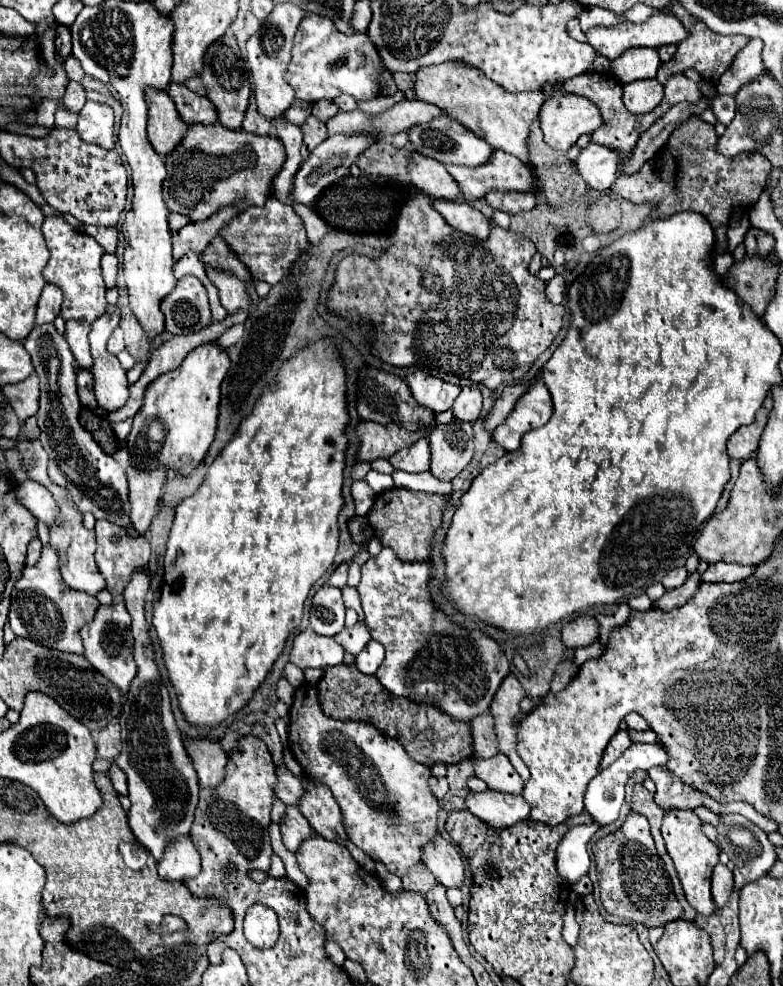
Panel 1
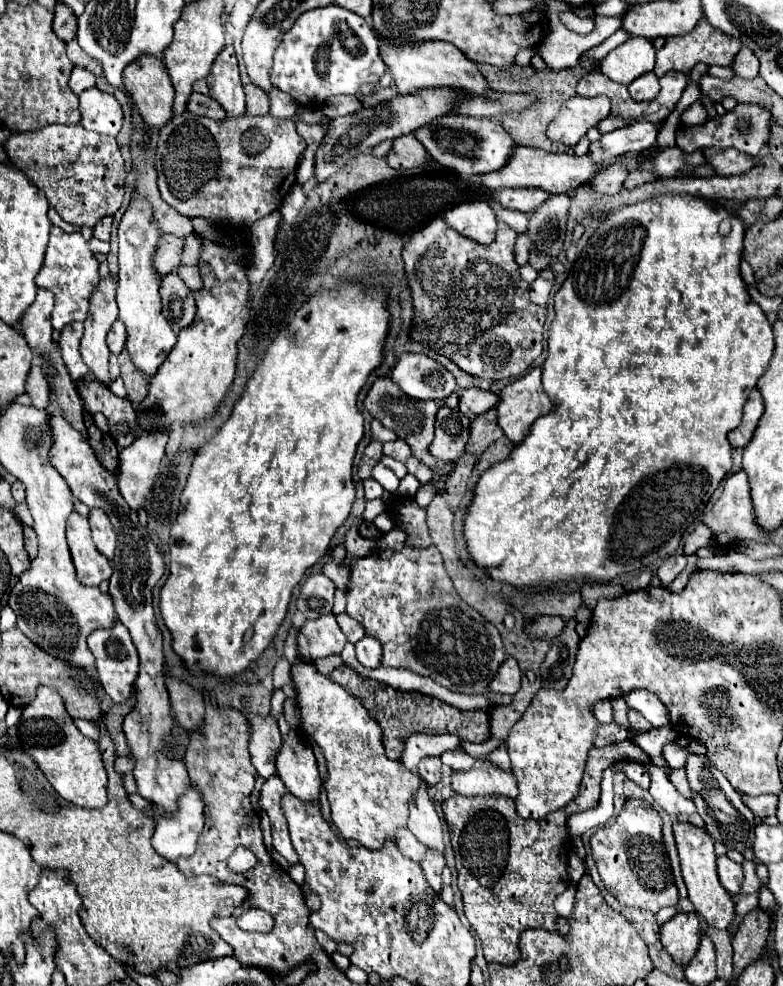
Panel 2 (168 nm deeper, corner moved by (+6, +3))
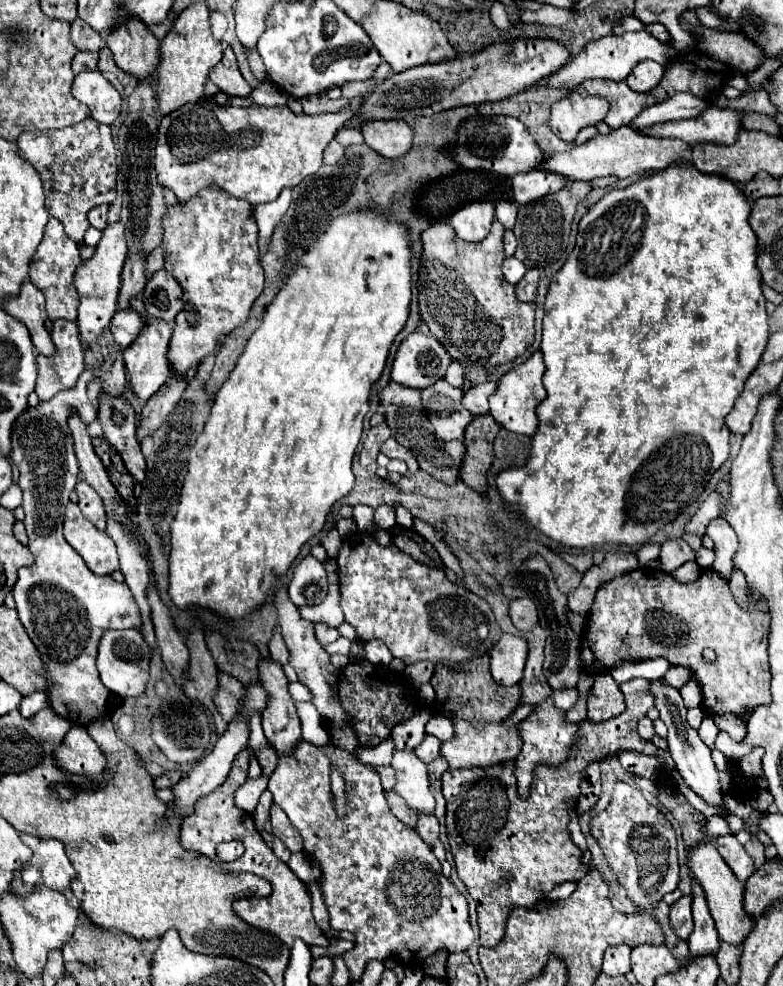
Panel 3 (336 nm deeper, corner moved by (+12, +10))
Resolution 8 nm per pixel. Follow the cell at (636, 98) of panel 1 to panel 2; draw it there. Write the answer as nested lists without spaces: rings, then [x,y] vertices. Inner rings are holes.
[[[647,72],[629,84],[629,94],[637,102],[649,102],[659,94],[659,80],[655,72]]]

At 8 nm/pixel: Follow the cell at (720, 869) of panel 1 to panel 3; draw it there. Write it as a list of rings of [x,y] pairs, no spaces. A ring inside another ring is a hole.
[[[723,835],[715,843],[717,843],[721,857],[727,861],[727,865],[737,875],[737,879],[747,881],[753,875],[755,867],[753,867],[753,859],[745,851],[745,847],[737,841],[737,837],[735,835]]]

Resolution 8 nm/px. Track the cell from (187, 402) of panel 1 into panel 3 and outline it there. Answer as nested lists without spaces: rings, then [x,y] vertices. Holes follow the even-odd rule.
[[[205,187],[205,189],[199,191],[199,195],[195,195],[189,201],[177,201],[177,205],[167,205],[167,213],[165,213],[165,219],[163,219],[161,227],[163,227],[161,247],[165,249],[165,259],[167,259],[165,261],[165,271],[169,271],[177,279],[177,283],[183,289],[183,299],[185,299],[185,307],[175,317],[175,329],[173,329],[173,337],[171,337],[171,345],[169,345],[169,361],[171,361],[171,367],[177,375],[187,375],[189,369],[195,369],[209,353],[213,353],[219,347],[217,341],[215,341],[219,333],[231,333],[233,329],[237,329],[239,325],[245,323],[245,319],[249,317],[249,309],[251,309],[253,301],[263,291],[263,267],[259,263],[259,247],[257,247],[257,223],[253,219],[253,205],[251,203],[245,203],[245,199],[231,199],[219,187]]]

